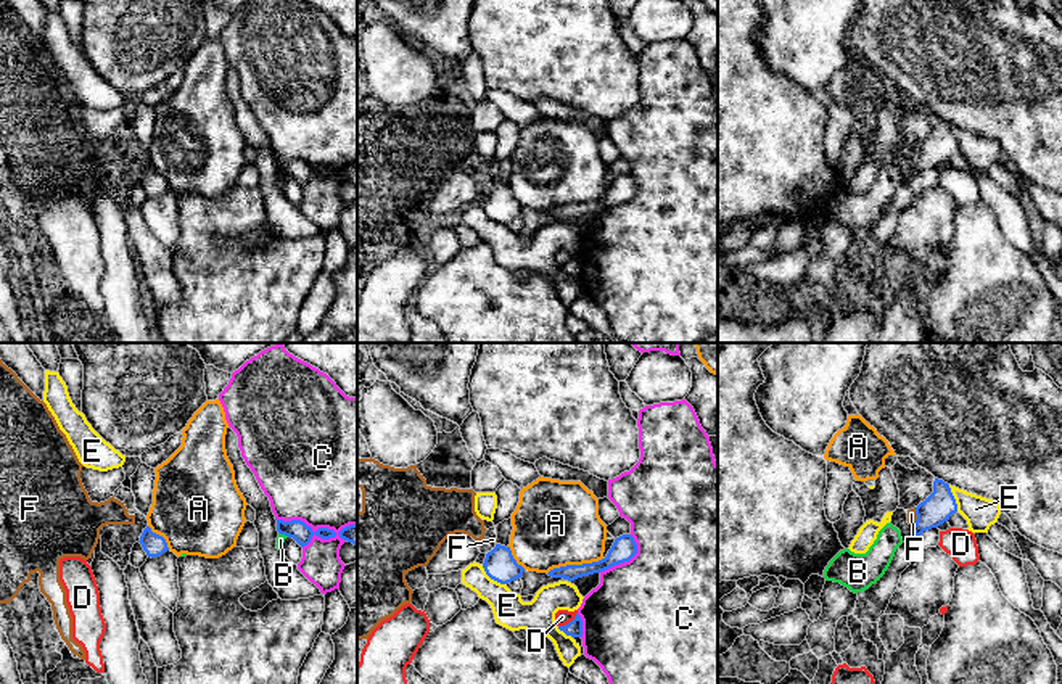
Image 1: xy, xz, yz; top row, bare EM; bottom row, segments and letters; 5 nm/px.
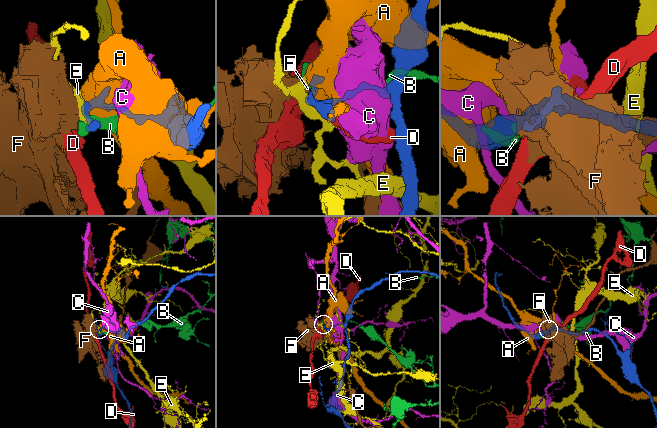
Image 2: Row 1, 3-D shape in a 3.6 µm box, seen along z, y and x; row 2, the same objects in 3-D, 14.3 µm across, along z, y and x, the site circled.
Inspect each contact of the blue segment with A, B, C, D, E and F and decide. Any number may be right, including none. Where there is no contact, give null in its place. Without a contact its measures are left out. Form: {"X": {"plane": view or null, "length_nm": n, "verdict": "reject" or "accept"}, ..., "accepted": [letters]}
{"A": {"plane": "xz", "length_nm": 300, "verdict": "reject"}, "B": {"plane": "xy", "length_nm": 60, "verdict": "reject"}, "C": {"plane": "xy", "length_nm": 400, "verdict": "reject"}, "D": {"plane": "xz", "length_nm": 120, "verdict": "reject"}, "E": {"plane": "xz", "length_nm": 160, "verdict": "reject"}, "F": {"plane": "yz", "length_nm": 110, "verdict": "reject"}, "accepted": []}

